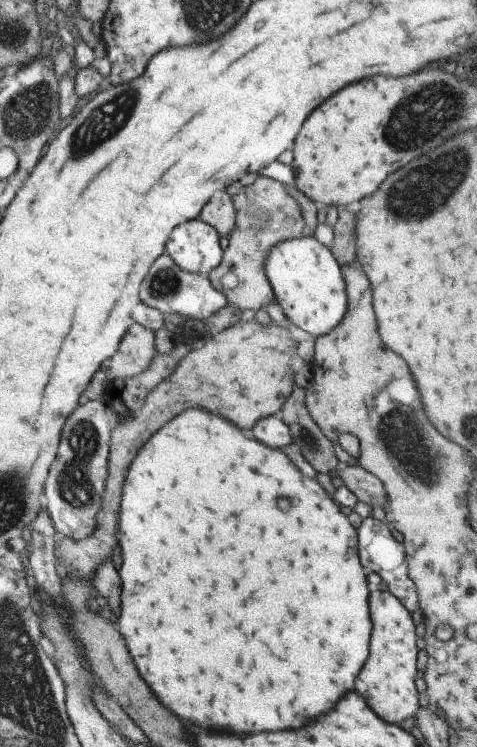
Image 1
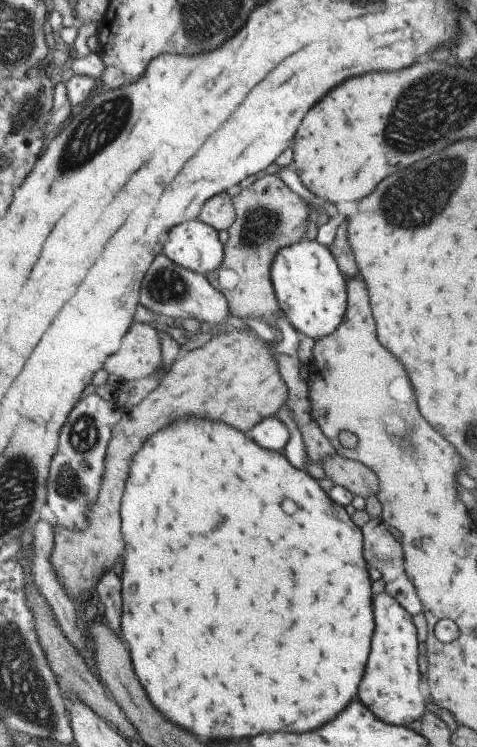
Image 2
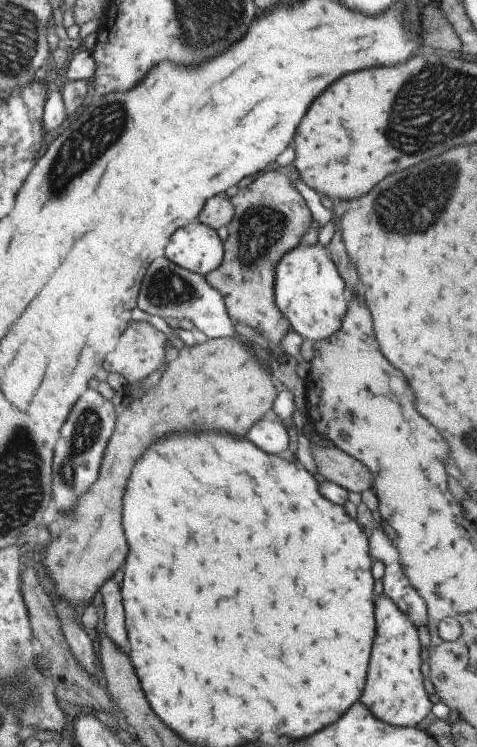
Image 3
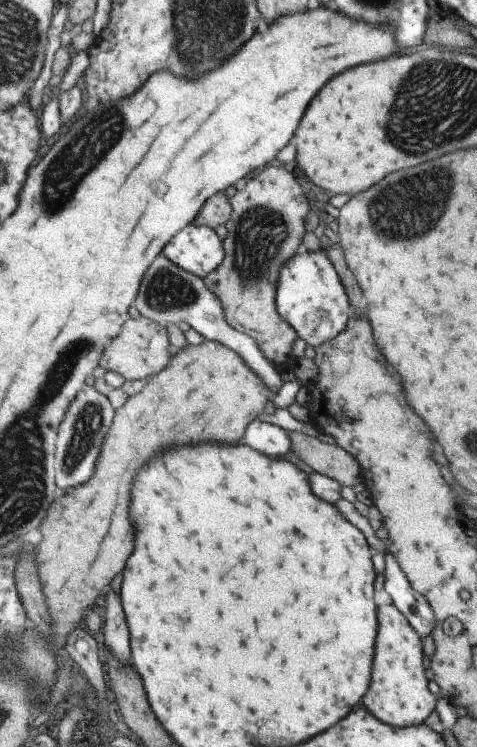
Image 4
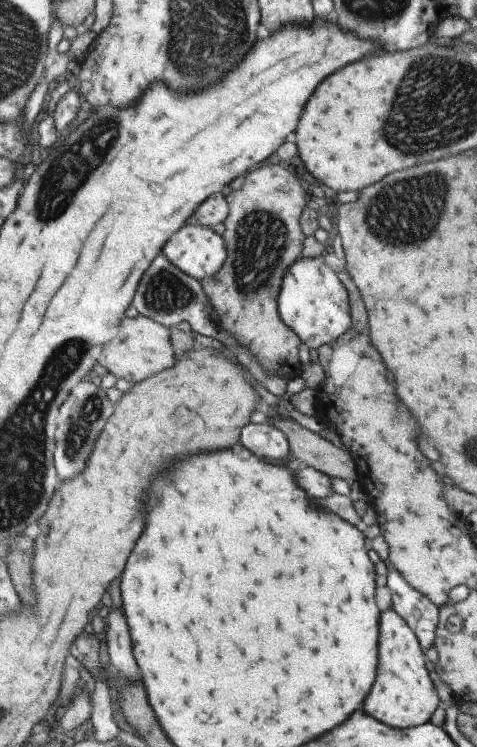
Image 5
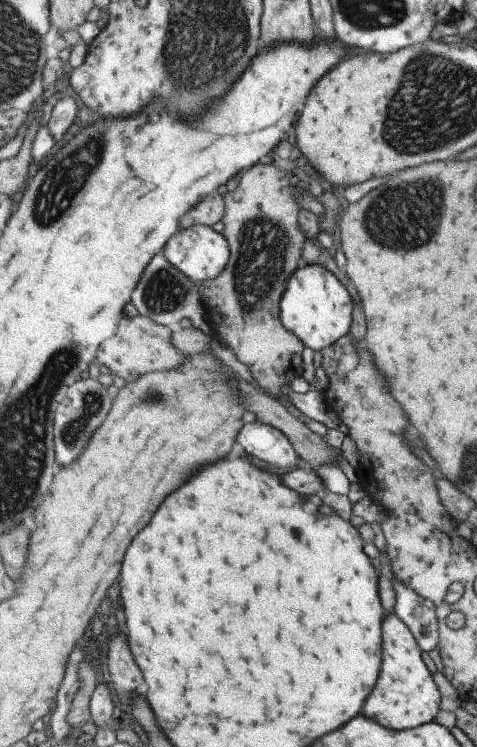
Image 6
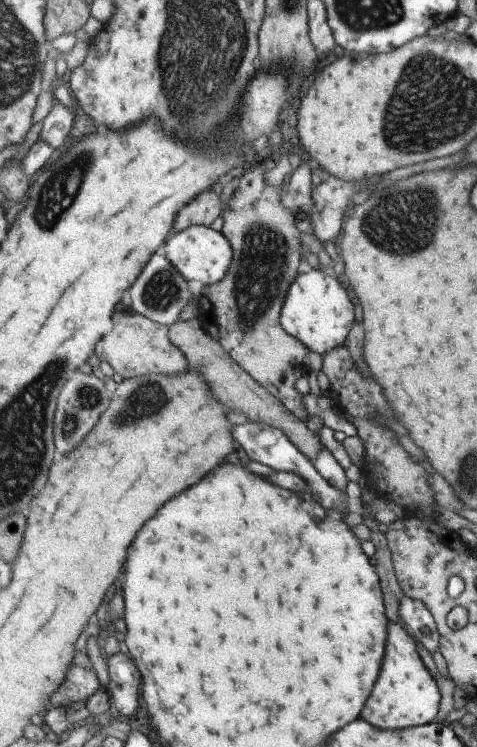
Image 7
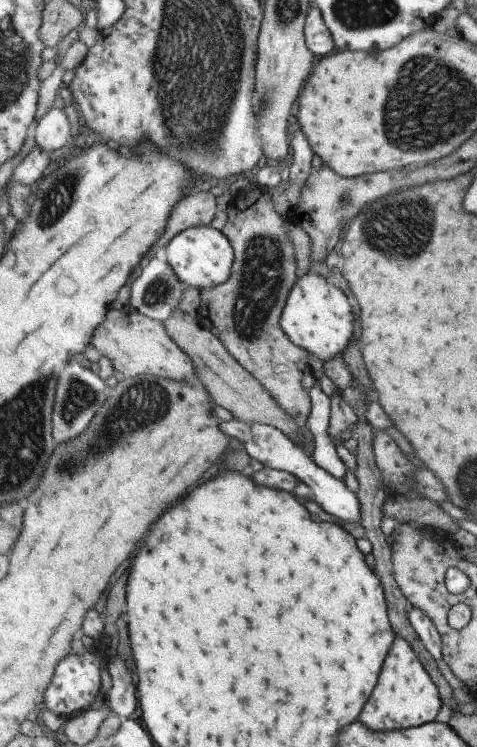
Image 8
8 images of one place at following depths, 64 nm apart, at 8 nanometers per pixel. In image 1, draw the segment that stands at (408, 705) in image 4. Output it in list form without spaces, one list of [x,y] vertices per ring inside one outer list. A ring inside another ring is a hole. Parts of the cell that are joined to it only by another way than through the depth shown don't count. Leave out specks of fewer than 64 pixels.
[[[372,589],[370,600],[374,620],[370,656],[355,682],[355,688],[379,716],[387,722],[401,724],[414,718],[419,708],[425,705],[419,696],[422,686],[417,684],[417,678],[421,678],[417,666],[417,630],[411,612],[391,591]]]

